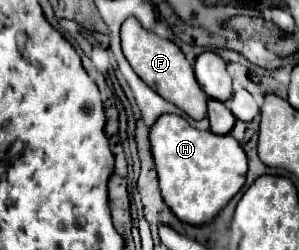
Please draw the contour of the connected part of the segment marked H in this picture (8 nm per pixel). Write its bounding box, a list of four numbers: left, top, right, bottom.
[149,115,245,223]

